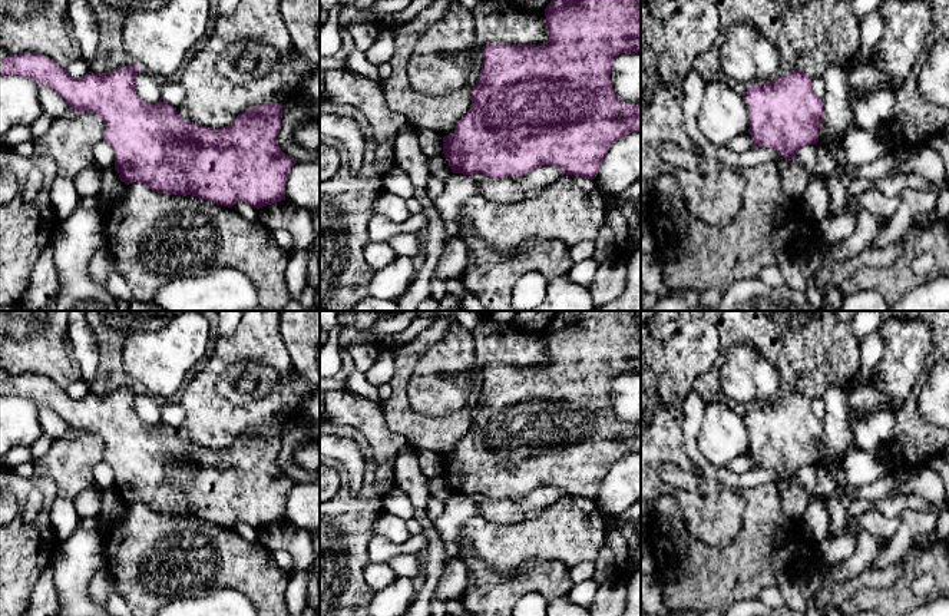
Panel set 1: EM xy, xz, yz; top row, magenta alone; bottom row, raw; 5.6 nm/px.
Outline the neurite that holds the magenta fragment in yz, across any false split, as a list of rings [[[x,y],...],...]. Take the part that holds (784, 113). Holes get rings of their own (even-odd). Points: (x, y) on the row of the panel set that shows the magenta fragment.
[[[803,70],[778,74],[768,83],[750,85],[743,95],[748,107],[754,149],[770,148],[794,160],[794,150],[817,145],[824,110]]]

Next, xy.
[[[24,52],[0,59],[1,74],[19,74],[47,85],[66,100],[70,109],[97,115],[105,123],[103,140],[115,152],[115,169],[126,185],[139,182],[158,193],[192,195],[228,208],[232,208],[237,202],[247,202],[259,209],[274,202],[285,201],[287,178],[297,162],[285,155],[277,143],[282,103],[254,106],[239,113],[229,126],[212,129],[182,119],[176,107],[165,102],[151,105],[142,100],[135,90],[135,77],[139,74],[136,63],[120,66],[102,74],[87,72],[80,77],[72,77],[53,59],[40,53]]]

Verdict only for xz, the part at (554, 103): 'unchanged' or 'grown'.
unchanged

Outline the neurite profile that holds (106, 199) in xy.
[[[120,181],[120,188],[115,192],[100,192],[97,195],[99,206],[97,212],[105,215],[110,211],[120,199],[122,193],[126,191],[128,185]]]

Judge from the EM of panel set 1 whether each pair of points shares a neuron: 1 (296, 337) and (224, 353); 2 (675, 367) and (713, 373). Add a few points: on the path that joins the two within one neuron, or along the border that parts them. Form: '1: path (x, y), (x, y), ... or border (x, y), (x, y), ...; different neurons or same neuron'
1: border (278, 325), (281, 340), (296, 371); different neurons
2: border (718, 357), (695, 378); different neurons

